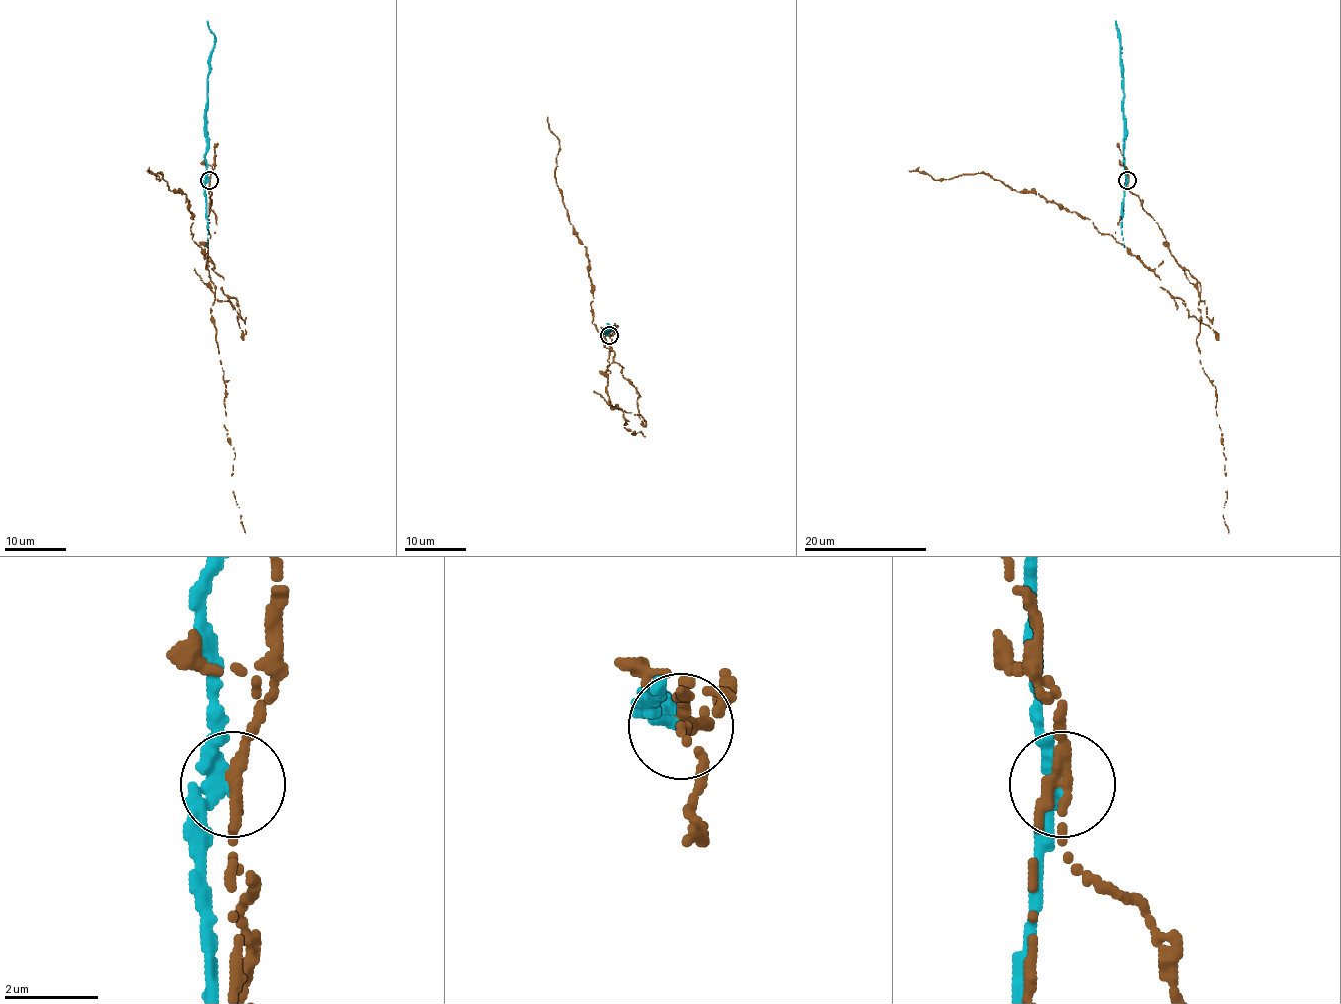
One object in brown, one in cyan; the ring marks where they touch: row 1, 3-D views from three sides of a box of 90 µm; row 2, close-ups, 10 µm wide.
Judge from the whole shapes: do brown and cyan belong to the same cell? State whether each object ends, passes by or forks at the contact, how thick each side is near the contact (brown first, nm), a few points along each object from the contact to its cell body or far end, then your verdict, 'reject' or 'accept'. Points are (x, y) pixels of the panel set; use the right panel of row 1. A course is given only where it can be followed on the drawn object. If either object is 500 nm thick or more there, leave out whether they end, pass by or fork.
brown passes by; cyan passes by; calibres 280 and 280 nm; course brown (1127, 179), (1173, 258), (1196, 280), (1215, 333), (1090, 220), (985, 173), (935, 179), (908, 170); course cyan (1127, 179), (1124, 172), (1121, 35), (1115, 21); reject

